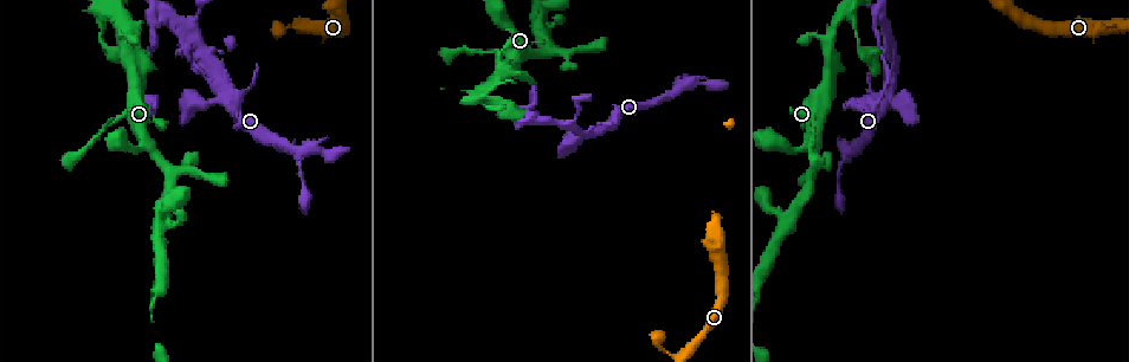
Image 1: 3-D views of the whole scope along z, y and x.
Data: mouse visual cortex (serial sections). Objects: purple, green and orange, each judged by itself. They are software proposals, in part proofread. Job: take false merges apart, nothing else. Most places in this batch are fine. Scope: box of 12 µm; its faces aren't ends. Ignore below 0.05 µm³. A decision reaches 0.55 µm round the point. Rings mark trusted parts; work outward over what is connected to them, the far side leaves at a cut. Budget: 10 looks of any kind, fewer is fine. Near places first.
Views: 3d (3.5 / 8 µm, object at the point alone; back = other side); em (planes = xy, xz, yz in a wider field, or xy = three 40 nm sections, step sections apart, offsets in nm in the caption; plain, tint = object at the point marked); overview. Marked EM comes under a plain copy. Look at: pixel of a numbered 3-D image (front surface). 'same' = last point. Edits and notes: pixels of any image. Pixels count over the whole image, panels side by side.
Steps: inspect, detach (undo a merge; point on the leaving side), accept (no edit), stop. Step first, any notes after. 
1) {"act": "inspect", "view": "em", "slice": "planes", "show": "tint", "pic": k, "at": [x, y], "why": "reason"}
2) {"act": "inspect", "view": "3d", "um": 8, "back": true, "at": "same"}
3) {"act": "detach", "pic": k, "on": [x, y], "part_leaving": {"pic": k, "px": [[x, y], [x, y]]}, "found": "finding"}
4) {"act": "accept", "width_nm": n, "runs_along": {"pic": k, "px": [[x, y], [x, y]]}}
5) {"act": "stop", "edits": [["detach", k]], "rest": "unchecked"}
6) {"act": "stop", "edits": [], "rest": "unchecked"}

{"act": "inspect", "view": "3d", "um": 3.5, "pic": 1, "at": [658, 346], "why": "abrupt turn"}

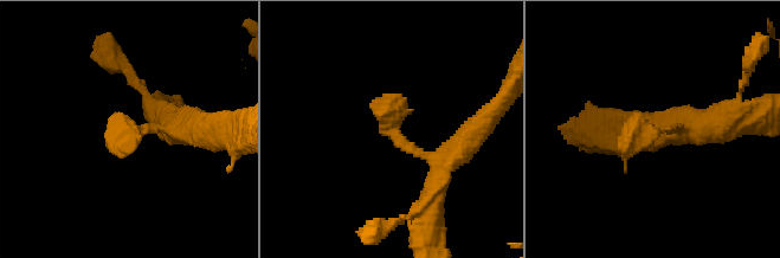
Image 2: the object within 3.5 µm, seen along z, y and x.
{"act": "inspect", "view": "em", "slice": "xy", "step": 3, "show": "tint", "pic": 2, "at": [662, 129]}

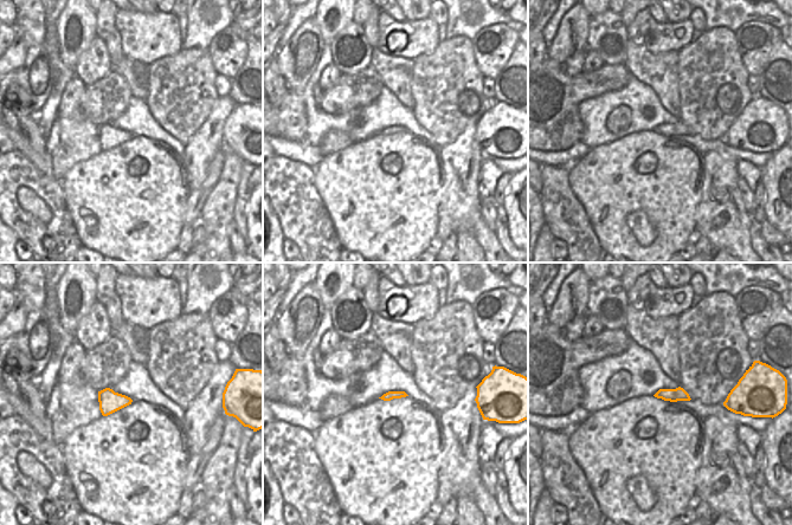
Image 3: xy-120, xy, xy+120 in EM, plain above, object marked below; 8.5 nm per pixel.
{"act": "accept", "runs_along": {"pic": 2, "px": [[466, 141], [445, 159], [405, 147], [384, 101]]}, "found": "all the same cell"}

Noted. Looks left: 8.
{"act": "inspect", "view": "3d", "um": 3.5, "pic": 1, "at": [850, 150], "why": "a fork"}

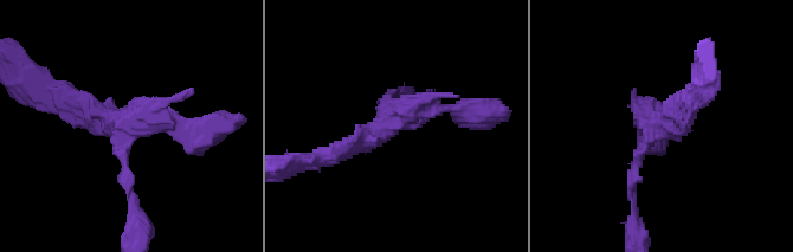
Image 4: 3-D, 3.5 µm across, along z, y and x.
{"act": "inspect", "view": "em", "slice": "planes", "show": "tint", "pic": 4, "at": [660, 122], "why": "need the tissue"}

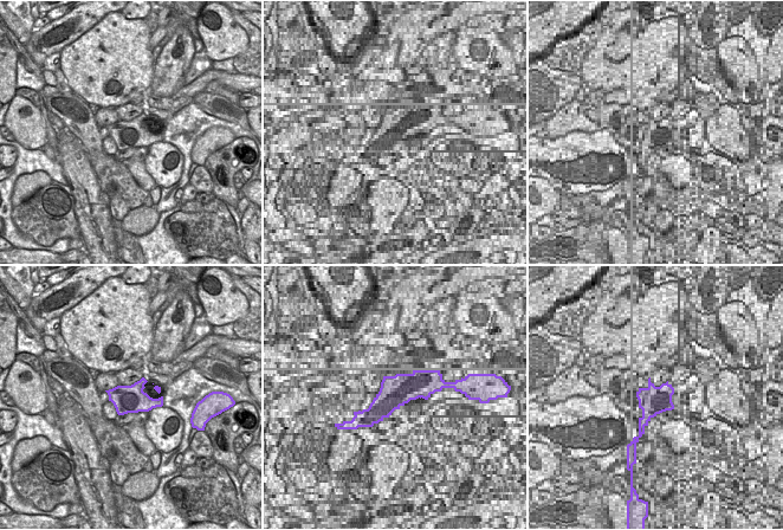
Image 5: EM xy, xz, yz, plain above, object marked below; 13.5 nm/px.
{"act": "accept", "runs_along": {"pic": 4, "px": [[329, 154], [408, 108], [459, 111]]}, "found": "continuous, no second cell"}

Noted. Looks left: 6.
{"act": "inspect", "view": "3d", "um": 8, "pic": 1, "at": [885, 30], "why": "thin neck"}

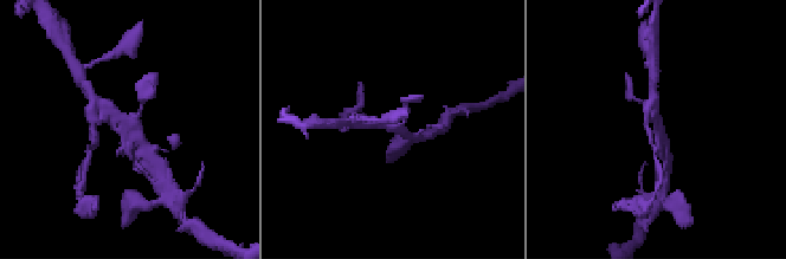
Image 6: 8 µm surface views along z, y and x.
{"act": "inspect", "view": "3d", "um": 3.5, "pic": 6, "at": [660, 129], "why": "zoom in"}

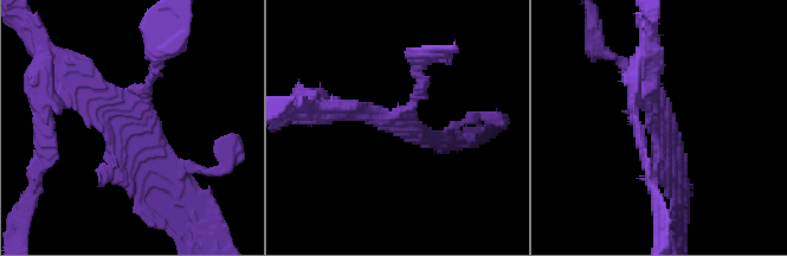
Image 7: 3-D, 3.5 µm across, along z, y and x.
{"act": "inspect", "view": "em", "slice": "xy", "step": 3, "show": "tint", "pic": 7, "at": [395, 126], "why": "need the tissue"}

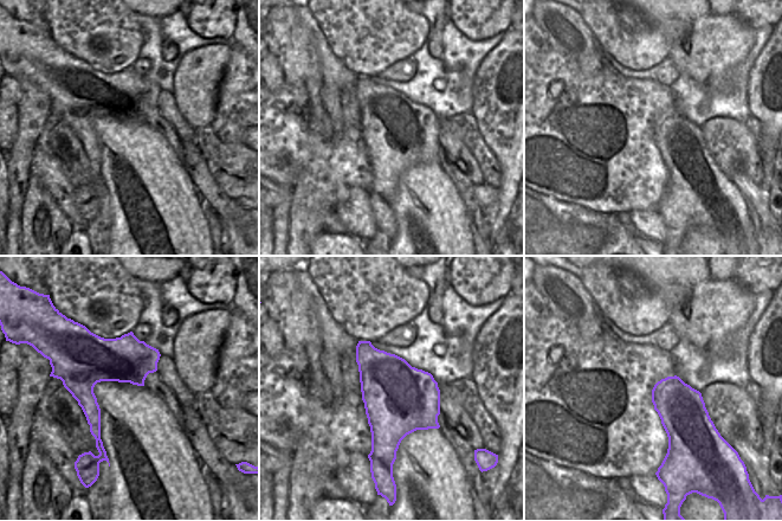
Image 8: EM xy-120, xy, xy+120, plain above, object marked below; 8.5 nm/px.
{"act": "accept", "runs_along": {"pic": 7, "px": [[176, 178], [143, 130], [68, 69]]}, "found": "continuous, no second cell"}

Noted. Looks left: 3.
{"act": "inspect", "view": "3d", "um": 8, "pic": 1, "at": [486, 88], "why": "abrupt turn"}

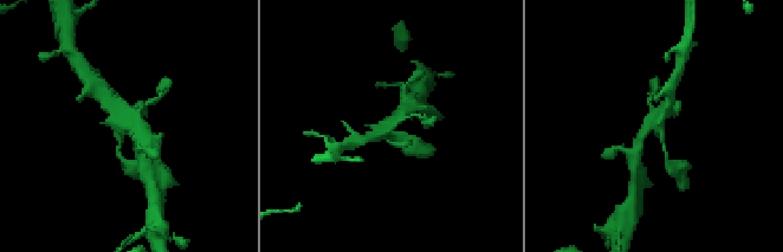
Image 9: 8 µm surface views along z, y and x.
{"act": "inspect", "view": "em", "slice": "xy", "step": 2, "show": "tint", "pic": 9, "at": [387, 125], "why": "shape alone is not enough"}

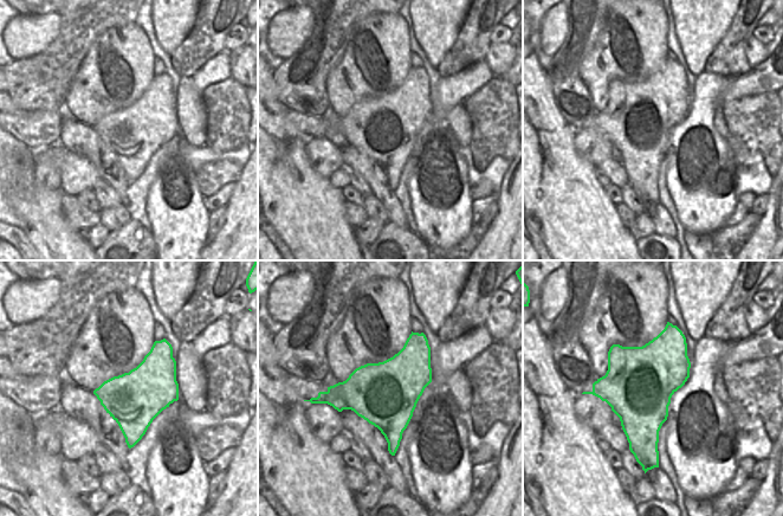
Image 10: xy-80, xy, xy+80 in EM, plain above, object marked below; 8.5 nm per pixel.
{"act": "accept", "runs_along": {"pic": 9, "px": [[411, 105], [384, 127], [383, 134]]}, "found": "continuous, no second cell"}

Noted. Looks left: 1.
{"act": "stop", "edits": [], "rest": "unchecked"}

